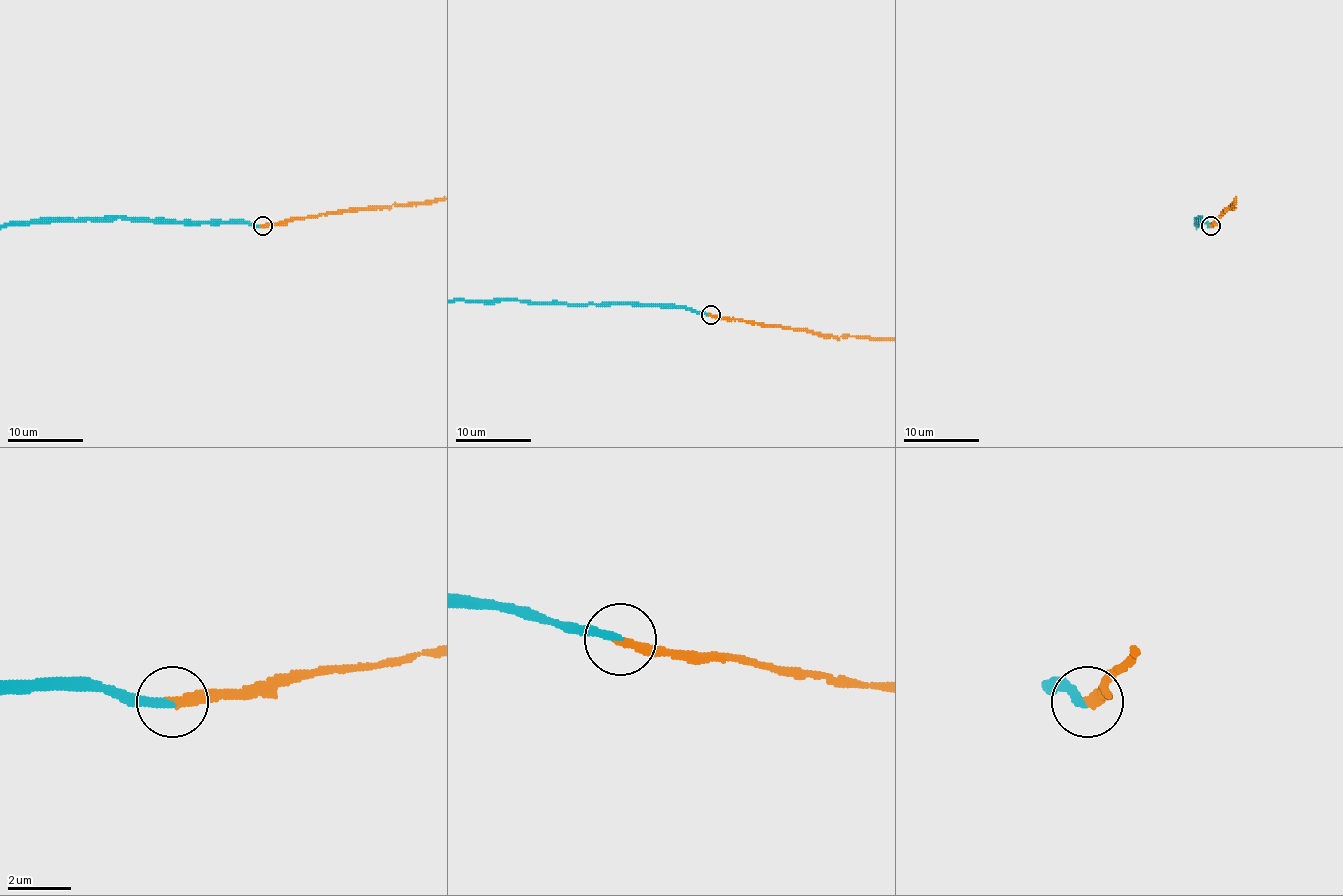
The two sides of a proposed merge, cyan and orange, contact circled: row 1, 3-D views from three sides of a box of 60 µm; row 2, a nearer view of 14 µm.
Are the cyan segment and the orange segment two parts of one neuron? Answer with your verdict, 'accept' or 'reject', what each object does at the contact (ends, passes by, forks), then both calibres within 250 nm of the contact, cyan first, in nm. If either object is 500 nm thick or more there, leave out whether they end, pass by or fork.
accept | cyan ends | orange ends | 240/320 nm

